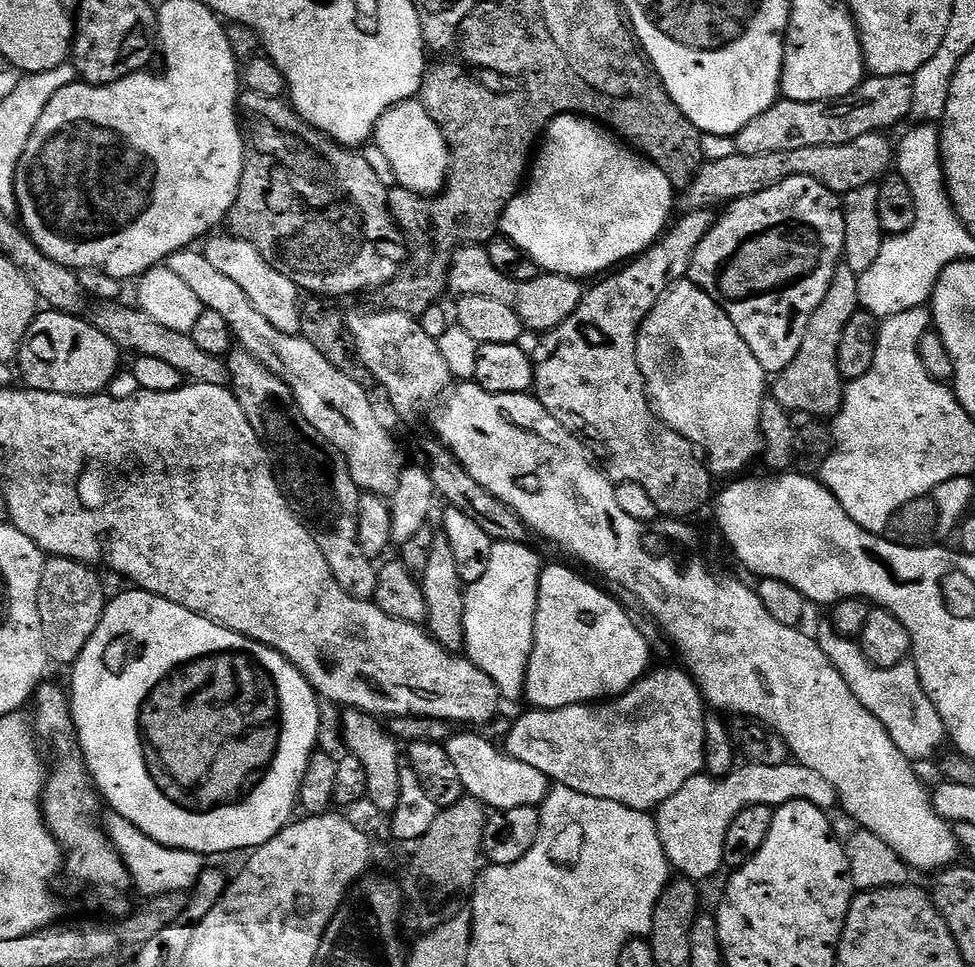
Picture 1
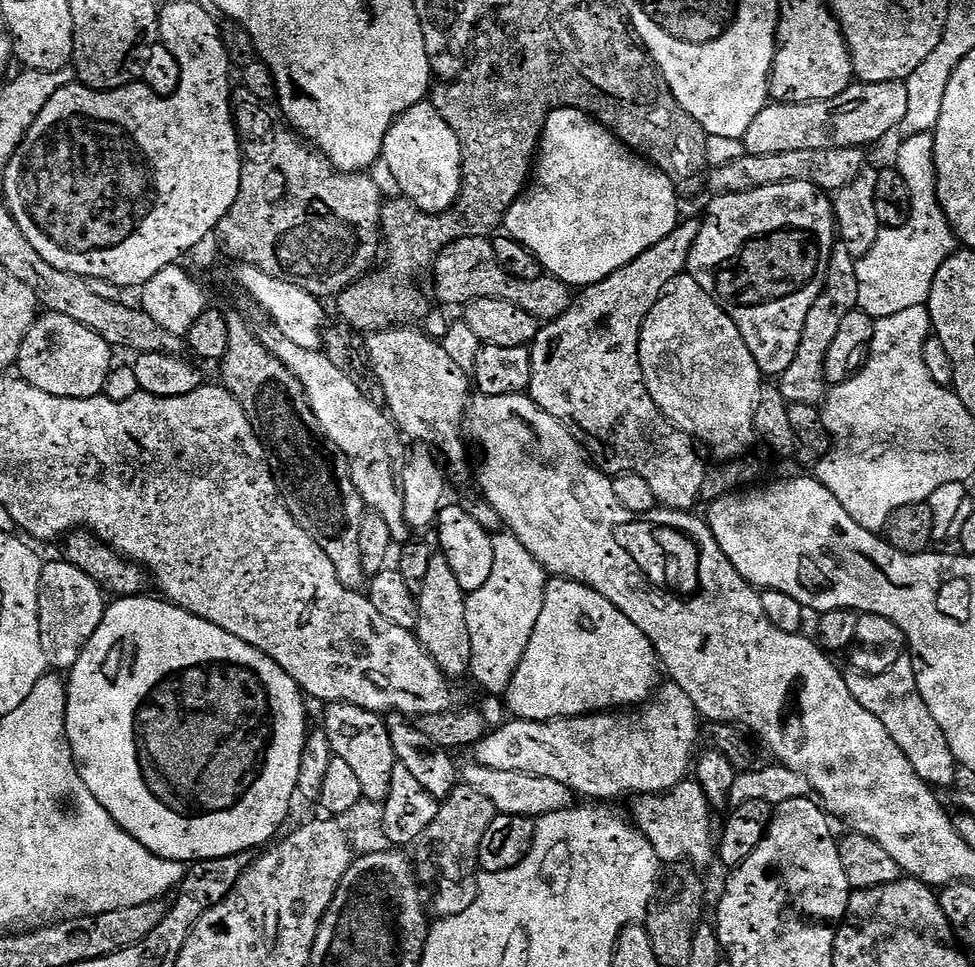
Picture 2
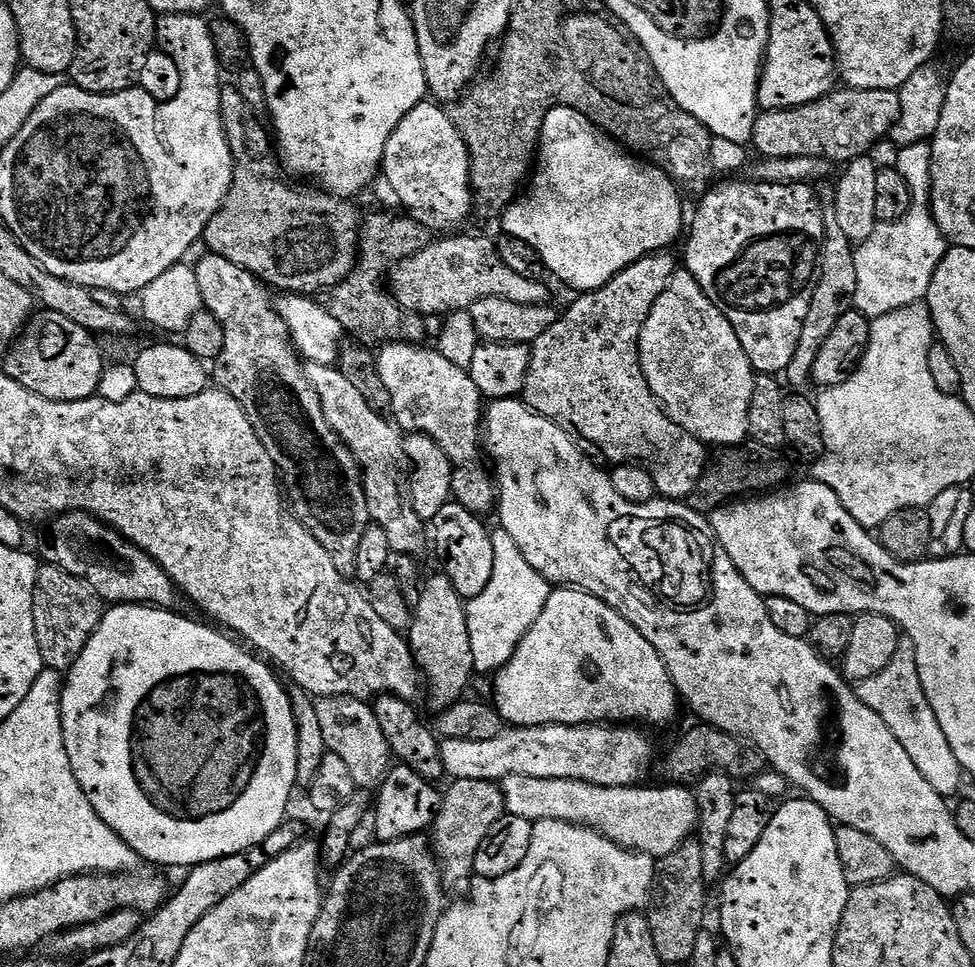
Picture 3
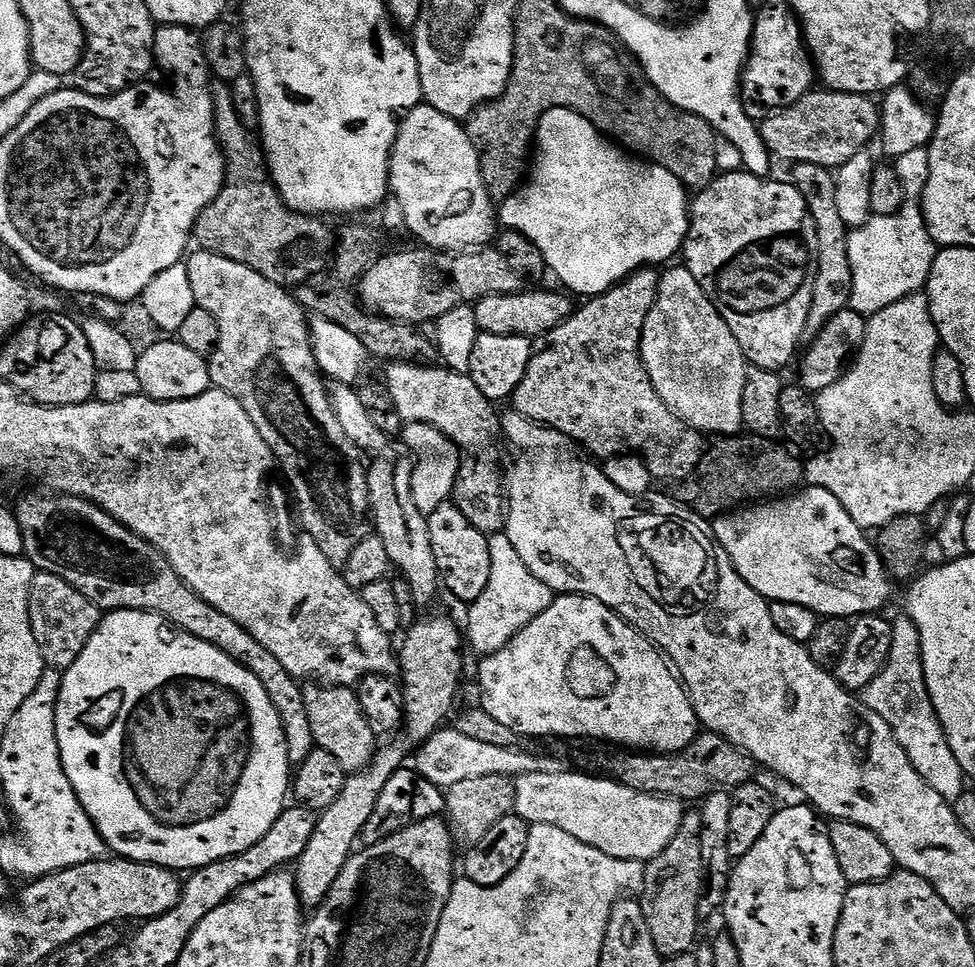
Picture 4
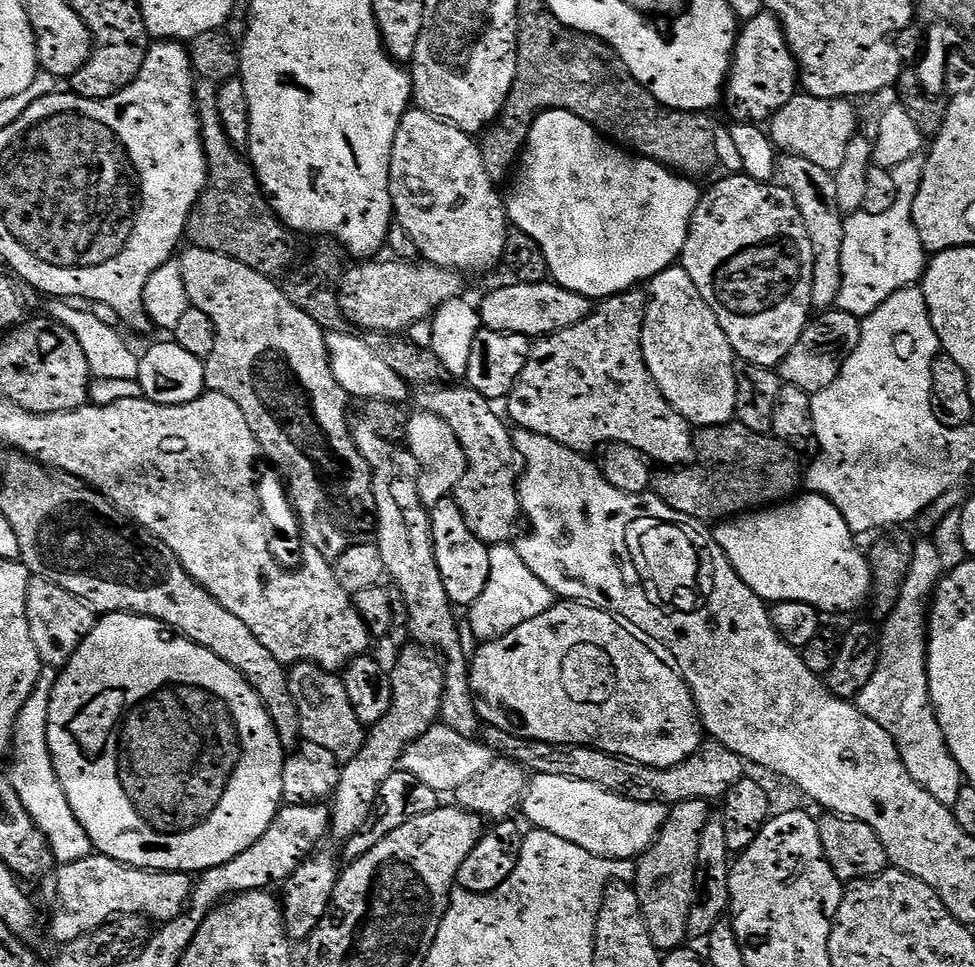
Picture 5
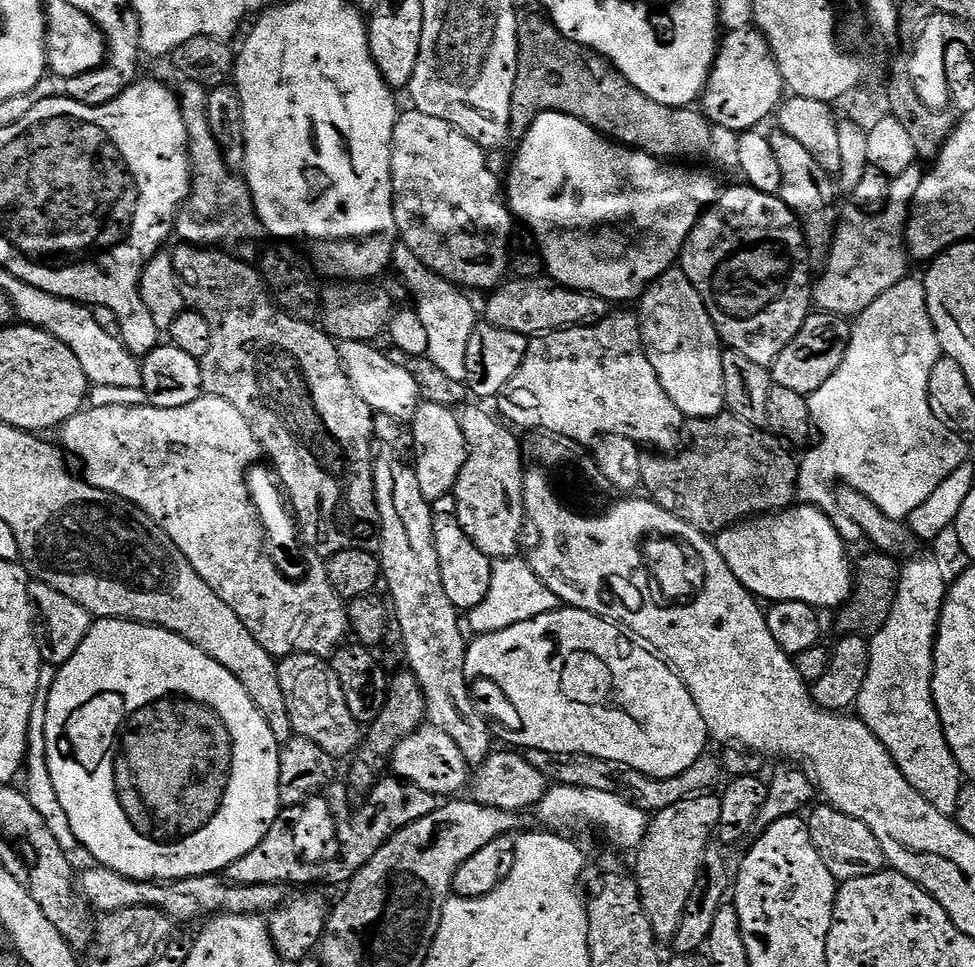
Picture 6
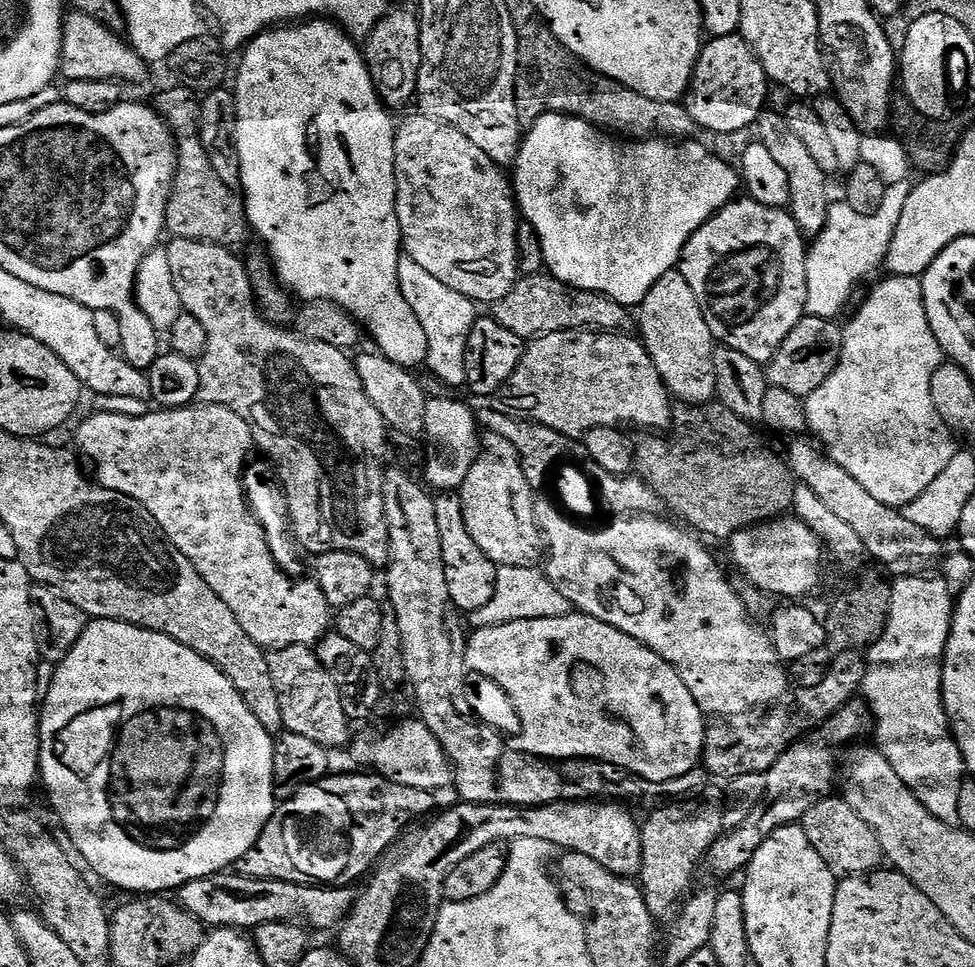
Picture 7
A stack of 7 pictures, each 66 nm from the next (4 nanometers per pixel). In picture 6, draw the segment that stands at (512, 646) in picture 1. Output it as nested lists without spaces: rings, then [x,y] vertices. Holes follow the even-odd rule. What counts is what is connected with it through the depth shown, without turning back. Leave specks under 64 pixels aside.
[[[496,558],[492,560],[490,590],[486,590],[486,598],[482,598],[478,606],[467,609],[466,624],[476,634],[497,632],[510,626],[518,626],[518,622],[530,622],[530,618],[550,614],[557,606],[554,590],[550,590],[550,586],[546,586],[546,582],[542,582],[542,578],[534,574],[527,559]]]

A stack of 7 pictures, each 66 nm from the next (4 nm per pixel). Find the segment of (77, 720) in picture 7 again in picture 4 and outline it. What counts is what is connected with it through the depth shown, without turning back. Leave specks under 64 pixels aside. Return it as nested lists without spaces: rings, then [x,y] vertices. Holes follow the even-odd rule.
[[[112,610],[101,619],[90,642],[86,642],[86,650],[78,654],[78,662],[63,669],[56,703],[56,733],[62,766],[66,770],[66,778],[70,778],[70,786],[74,786],[74,794],[78,794],[78,802],[82,802],[86,814],[90,814],[105,845],[111,851],[113,848],[117,857],[129,862],[151,864],[169,870],[195,870],[219,860],[234,858],[238,853],[250,850],[254,842],[268,836],[270,826],[274,826],[276,819],[284,813],[284,799],[287,796],[289,799],[290,796],[286,734],[280,711],[274,706],[274,702],[270,702],[266,686],[262,686],[254,673],[230,658],[230,654],[226,654],[218,646],[202,642],[202,638],[194,638],[189,632],[177,630],[164,617],[154,612]]]

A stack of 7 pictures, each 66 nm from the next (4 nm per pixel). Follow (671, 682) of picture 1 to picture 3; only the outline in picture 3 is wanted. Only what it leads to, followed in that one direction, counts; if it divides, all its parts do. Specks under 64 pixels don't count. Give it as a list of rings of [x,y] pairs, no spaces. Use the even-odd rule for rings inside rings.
[[[547,724],[529,728],[505,727],[498,738],[489,738],[486,742],[462,742],[444,740],[440,745],[442,766],[452,780],[490,780],[503,782],[511,776],[526,778],[566,778],[578,782],[588,782],[594,786],[606,788],[630,788],[645,783],[648,771],[652,768],[652,759],[656,748],[647,736],[647,731],[636,726],[617,726],[606,724]]]

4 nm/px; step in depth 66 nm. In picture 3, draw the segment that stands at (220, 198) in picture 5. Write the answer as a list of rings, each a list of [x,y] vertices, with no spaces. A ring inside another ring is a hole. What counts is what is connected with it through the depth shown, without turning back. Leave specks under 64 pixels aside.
[[[234,86],[221,87],[220,97],[222,98],[222,126],[226,130],[226,138],[230,142],[232,161],[235,162],[236,169],[234,170],[234,178],[232,179],[228,196],[222,202],[218,214],[214,214],[214,218],[210,218],[210,222],[206,226],[202,237],[203,247],[208,247],[205,249],[207,249],[211,255],[226,258],[226,262],[234,262],[234,266],[242,266],[250,274],[254,274],[256,279],[264,281],[269,289],[277,290],[276,288],[281,288],[279,291],[284,294],[303,294],[305,296],[315,297],[317,294],[320,294],[316,292],[325,291],[324,293],[327,293],[329,290],[338,287],[339,284],[352,273],[356,265],[357,249],[360,246],[362,212],[359,212],[359,210],[352,205],[355,203],[353,203],[351,199],[334,196],[331,192],[325,192],[316,186],[311,186],[312,188],[299,188],[298,185],[291,184],[291,182],[296,183],[291,179],[288,179],[289,181],[283,180],[283,176],[286,176],[286,172],[282,167],[281,157],[274,151],[273,137],[270,135],[266,124],[266,129],[264,129],[264,124],[260,121],[261,117],[252,109],[250,102],[246,102],[246,98],[242,98],[242,94]]]

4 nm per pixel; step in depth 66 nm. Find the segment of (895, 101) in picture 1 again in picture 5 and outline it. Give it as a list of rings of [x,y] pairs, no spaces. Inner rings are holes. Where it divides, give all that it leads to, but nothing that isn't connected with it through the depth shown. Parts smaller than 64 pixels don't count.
[[[797,94],[770,118],[770,139],[781,153],[806,158],[822,166],[822,170],[835,174],[846,158],[850,142],[858,134],[856,108],[851,99],[831,100]]]

